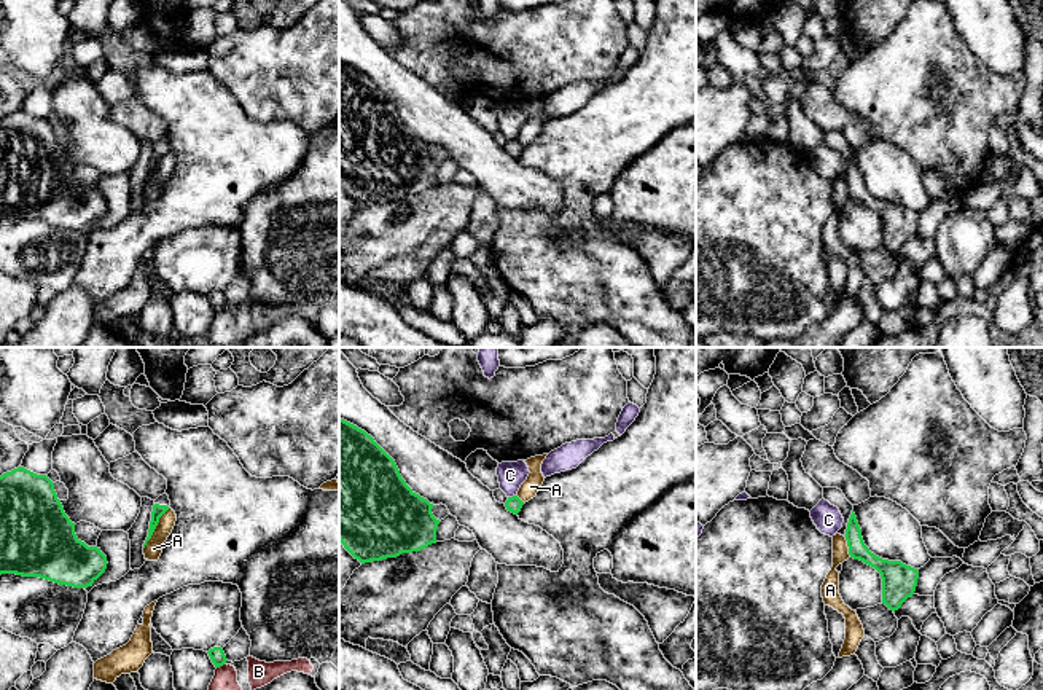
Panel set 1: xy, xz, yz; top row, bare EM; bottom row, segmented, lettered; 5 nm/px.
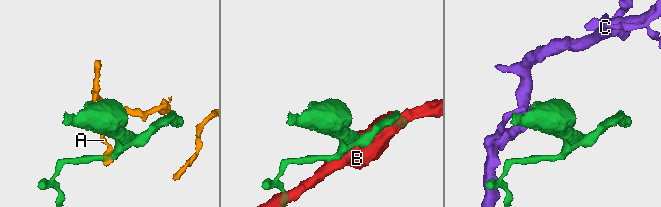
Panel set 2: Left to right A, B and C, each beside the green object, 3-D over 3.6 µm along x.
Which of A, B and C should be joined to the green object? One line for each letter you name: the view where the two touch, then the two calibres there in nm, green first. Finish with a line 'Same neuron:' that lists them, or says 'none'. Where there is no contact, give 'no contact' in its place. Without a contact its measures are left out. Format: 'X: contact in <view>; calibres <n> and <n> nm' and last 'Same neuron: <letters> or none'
Same neuron: none

